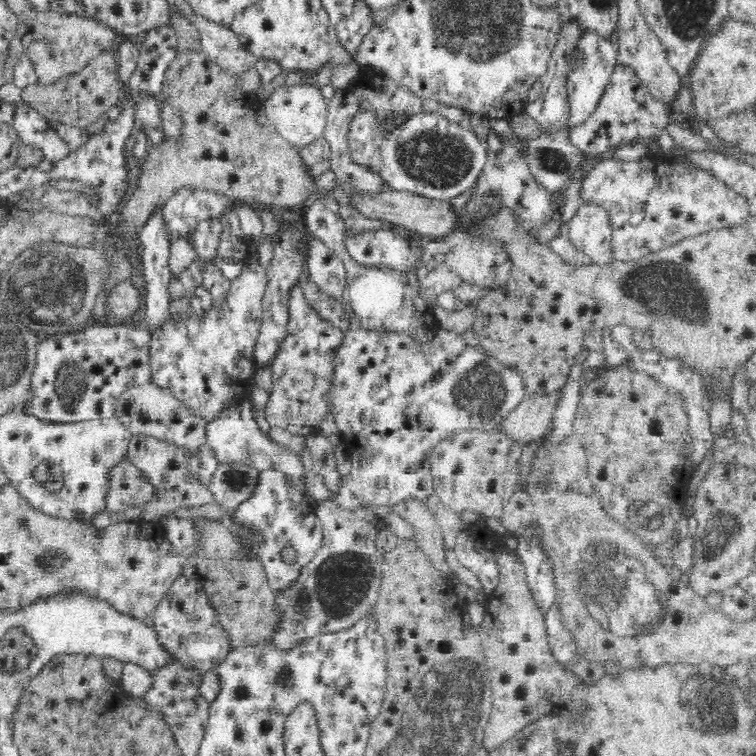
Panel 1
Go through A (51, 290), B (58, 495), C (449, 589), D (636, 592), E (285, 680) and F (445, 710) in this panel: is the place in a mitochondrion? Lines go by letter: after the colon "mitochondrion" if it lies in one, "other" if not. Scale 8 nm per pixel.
A: mitochondrion
B: other
C: other
D: mitochondrion
E: mitochondrion
F: mitochondrion

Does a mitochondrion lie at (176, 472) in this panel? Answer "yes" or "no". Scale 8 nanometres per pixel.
no

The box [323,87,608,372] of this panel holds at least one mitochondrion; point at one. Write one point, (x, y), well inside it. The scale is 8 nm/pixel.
(440, 159)

